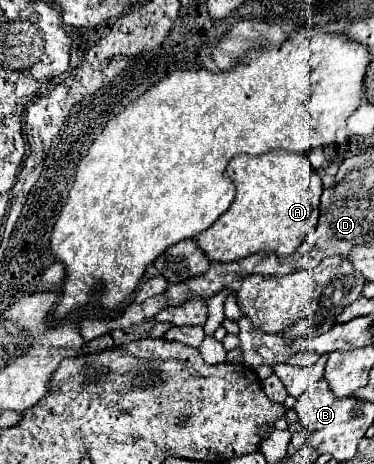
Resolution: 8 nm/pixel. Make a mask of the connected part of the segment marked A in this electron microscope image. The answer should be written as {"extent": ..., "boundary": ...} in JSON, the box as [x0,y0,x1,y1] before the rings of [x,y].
{"extent":[196,150,324,262],"boundary":[[[272,150],[260,156],[246,156],[246,154],[234,156],[226,172],[234,180],[236,200],[210,228],[200,232],[196,238],[198,246],[206,252],[206,256],[212,262],[234,262],[256,252],[274,252],[278,256],[290,256],[300,244],[300,240],[316,228],[318,216],[320,216],[318,206],[320,206],[320,196],[324,186],[306,154]]]}

